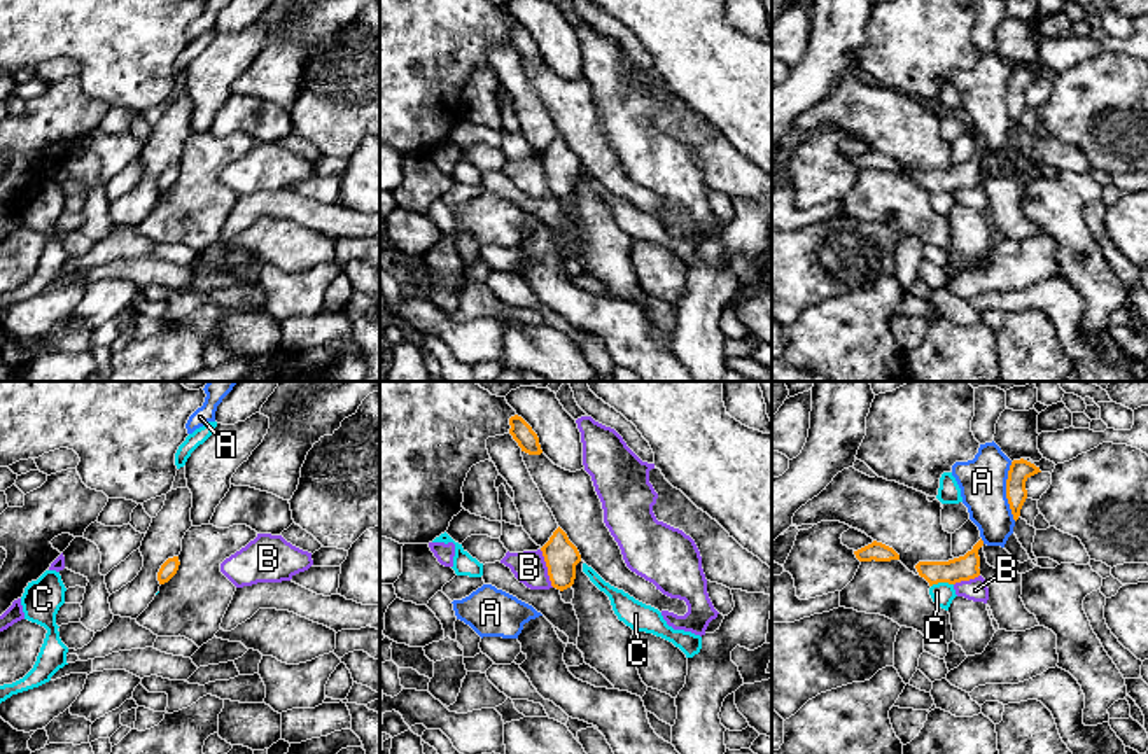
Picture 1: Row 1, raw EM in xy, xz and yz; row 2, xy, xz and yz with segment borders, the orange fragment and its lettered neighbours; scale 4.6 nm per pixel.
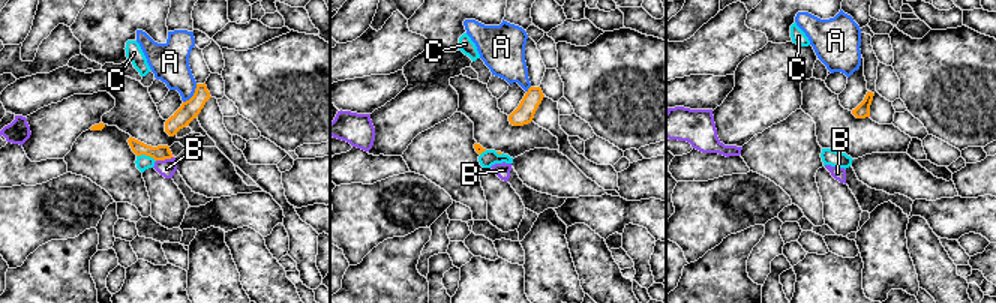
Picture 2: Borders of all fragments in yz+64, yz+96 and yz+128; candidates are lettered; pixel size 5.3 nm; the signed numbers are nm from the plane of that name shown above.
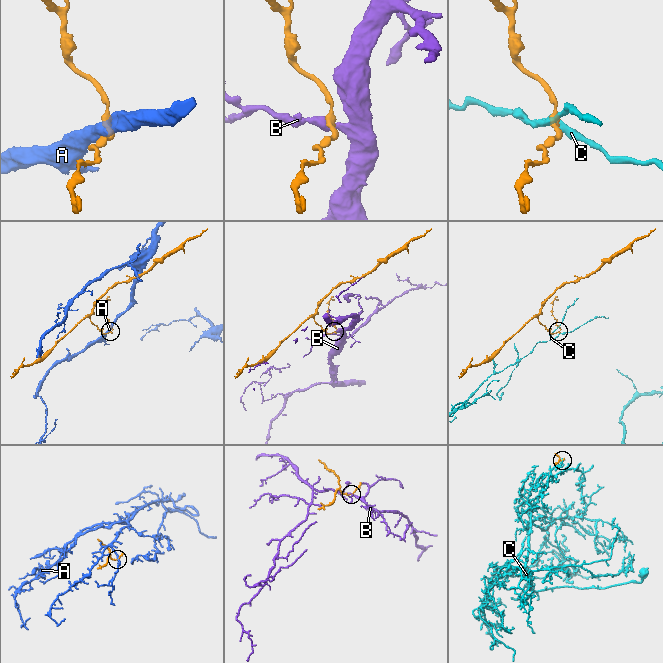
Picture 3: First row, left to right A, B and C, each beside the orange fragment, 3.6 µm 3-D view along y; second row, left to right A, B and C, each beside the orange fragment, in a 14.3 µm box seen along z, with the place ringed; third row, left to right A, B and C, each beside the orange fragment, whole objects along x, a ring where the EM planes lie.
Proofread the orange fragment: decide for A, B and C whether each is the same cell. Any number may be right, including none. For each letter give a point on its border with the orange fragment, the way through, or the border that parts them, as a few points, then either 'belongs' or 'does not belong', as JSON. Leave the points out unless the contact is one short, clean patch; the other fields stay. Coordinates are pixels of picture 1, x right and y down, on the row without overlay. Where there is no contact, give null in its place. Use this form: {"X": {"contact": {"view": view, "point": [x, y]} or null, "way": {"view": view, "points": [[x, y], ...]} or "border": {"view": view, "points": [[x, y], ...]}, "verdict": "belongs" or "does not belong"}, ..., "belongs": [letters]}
{"A": {"contact": {"view": "yz", "point": [1007, 100]}, "border": {"view": "yz", "points": [[1010, 70], [1007, 111], [1015, 128]]}, "verdict": "does not belong"}, "B": {"contact": {"view": "xz", "point": [548, 177]}, "border": {"view": "xz", "points": [[539, 158], [553, 195]]}, "verdict": "does not belong"}, "C": {"contact": {"view": "yz", "point": [942, 189]}, "border": {"view": "yz", "points": [[952, 191], [935, 191], [931, 195]]}, "verdict": "does not belong"}, "belongs": []}

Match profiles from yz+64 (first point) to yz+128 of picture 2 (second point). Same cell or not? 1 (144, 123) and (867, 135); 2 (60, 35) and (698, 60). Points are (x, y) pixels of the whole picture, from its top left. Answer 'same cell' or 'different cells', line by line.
1: same cell
2: same cell

